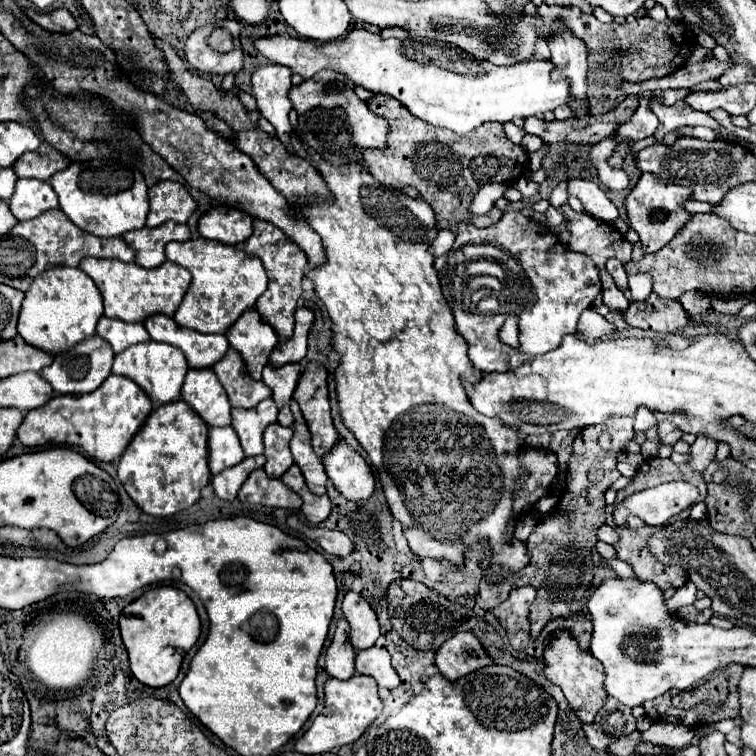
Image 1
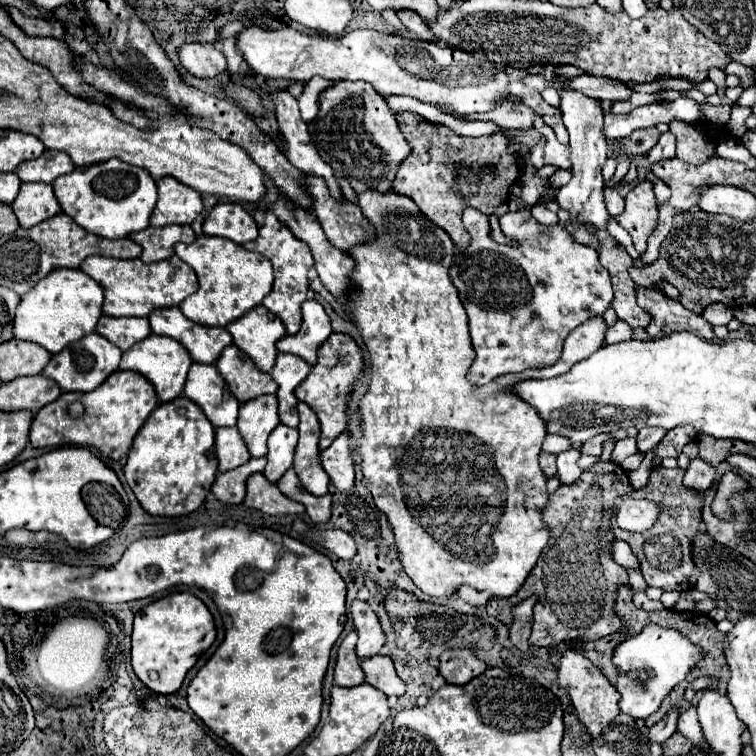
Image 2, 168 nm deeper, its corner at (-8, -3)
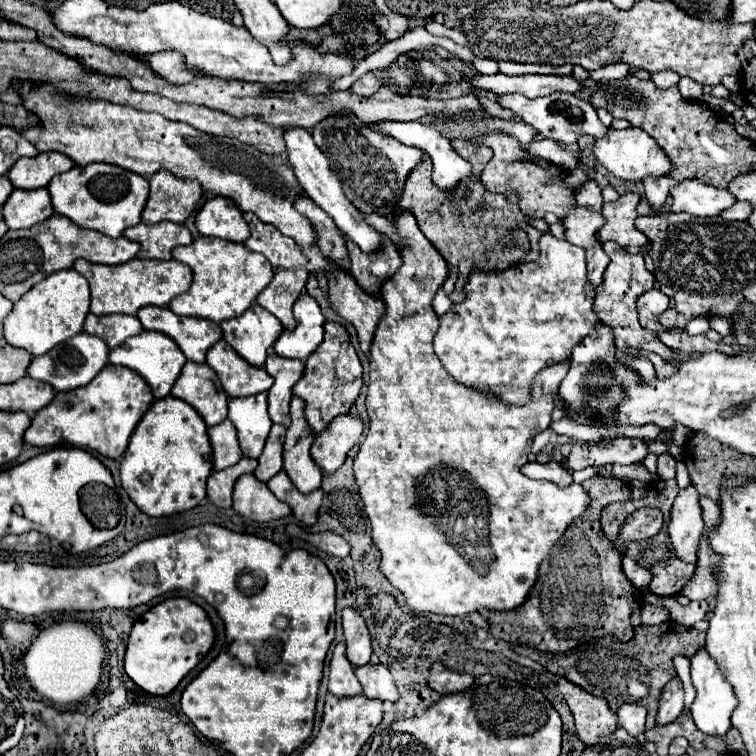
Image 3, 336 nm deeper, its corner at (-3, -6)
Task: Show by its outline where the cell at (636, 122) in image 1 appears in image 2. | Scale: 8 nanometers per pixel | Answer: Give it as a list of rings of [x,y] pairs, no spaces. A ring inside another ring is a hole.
[[[655,127],[649,129],[637,129],[629,137],[619,139],[619,149],[617,153],[623,157],[637,157],[637,155],[647,155],[653,145],[659,141],[659,131]]]

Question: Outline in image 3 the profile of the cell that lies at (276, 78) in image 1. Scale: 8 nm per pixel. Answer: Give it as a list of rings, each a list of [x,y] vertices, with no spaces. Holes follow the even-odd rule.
[[[290,126],[284,130],[284,140],[286,140],[286,152],[288,152],[288,162],[300,182],[300,186],[304,188],[304,192],[322,208],[326,210],[326,214],[336,222],[336,226],[342,230],[344,236],[348,236],[350,240],[354,240],[360,250],[372,254],[378,250],[380,246],[380,234],[368,226],[360,212],[356,210],[356,206],[344,196],[344,190],[338,182],[338,178],[332,174],[330,166],[328,166],[328,158],[324,158],[324,154],[318,150],[318,146],[314,144],[310,132],[306,128],[296,128],[296,126]]]

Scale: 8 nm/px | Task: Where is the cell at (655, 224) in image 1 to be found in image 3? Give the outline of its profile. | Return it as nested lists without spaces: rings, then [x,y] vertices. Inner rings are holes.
[[[626,192],[616,202],[608,202],[602,208],[602,214],[606,218],[606,224],[598,230],[598,240],[606,242],[612,240],[620,246],[642,246],[644,234],[634,226],[638,218],[638,206],[640,194],[638,192]]]

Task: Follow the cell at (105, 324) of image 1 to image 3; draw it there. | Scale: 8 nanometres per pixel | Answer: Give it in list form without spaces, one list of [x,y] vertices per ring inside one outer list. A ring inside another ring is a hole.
[[[88,314],[84,322],[84,332],[102,338],[110,348],[120,346],[126,338],[140,334],[144,328],[136,316],[96,316]]]

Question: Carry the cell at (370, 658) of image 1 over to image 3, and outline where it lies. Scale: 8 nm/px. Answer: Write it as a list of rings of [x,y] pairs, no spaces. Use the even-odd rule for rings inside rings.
[[[364,664],[364,666],[358,666],[354,672],[368,698],[378,698],[388,702],[398,700],[398,690],[394,686],[392,674],[384,664]]]

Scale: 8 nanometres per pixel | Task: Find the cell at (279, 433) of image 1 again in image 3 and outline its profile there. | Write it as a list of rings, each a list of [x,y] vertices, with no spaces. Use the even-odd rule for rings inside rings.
[[[280,424],[272,426],[272,430],[268,434],[268,440],[266,440],[266,446],[264,446],[264,450],[258,458],[258,468],[254,470],[254,476],[260,482],[268,482],[274,474],[278,474],[282,470],[284,434],[286,434],[284,426],[280,426]]]

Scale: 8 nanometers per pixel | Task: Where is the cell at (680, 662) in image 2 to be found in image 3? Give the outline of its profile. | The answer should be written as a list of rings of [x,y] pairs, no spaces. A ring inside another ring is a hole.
[[[622,704],[618,708],[618,726],[628,730],[628,734],[632,734],[632,736],[644,734],[646,714],[648,714],[648,710],[642,704]]]

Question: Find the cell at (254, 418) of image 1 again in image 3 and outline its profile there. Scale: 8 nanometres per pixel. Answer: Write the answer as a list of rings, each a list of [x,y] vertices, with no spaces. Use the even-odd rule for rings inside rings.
[[[254,394],[236,400],[232,398],[228,404],[228,418],[238,430],[242,454],[248,458],[258,458],[272,426],[266,394]]]

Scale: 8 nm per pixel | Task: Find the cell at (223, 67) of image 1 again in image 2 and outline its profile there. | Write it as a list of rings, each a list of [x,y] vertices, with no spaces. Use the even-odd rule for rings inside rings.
[[[185,43],[179,47],[179,61],[195,77],[215,77],[227,69],[225,55],[209,45]]]

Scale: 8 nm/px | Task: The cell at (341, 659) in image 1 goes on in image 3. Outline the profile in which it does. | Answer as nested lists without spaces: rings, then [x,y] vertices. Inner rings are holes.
[[[338,642],[330,660],[328,692],[334,696],[356,696],[362,694],[362,686],[354,674],[354,666],[346,658],[346,644]]]

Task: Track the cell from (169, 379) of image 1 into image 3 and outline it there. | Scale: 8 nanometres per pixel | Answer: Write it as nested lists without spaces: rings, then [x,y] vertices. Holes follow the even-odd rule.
[[[142,330],[142,334],[136,334],[136,336],[128,338],[124,344],[120,344],[120,348],[110,350],[110,364],[126,366],[126,368],[138,372],[148,382],[148,386],[152,388],[154,398],[160,400],[160,398],[170,394],[174,382],[178,380],[178,376],[180,376],[180,372],[186,364],[186,356],[176,346],[176,342],[168,336],[164,336],[162,332]]]

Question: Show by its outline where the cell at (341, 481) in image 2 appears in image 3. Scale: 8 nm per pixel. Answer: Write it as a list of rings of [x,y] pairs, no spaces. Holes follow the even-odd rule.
[[[344,414],[344,418],[336,418],[332,422],[332,430],[328,434],[318,434],[312,444],[312,460],[320,466],[322,472],[334,474],[344,462],[352,446],[362,436],[362,420],[352,414]]]

